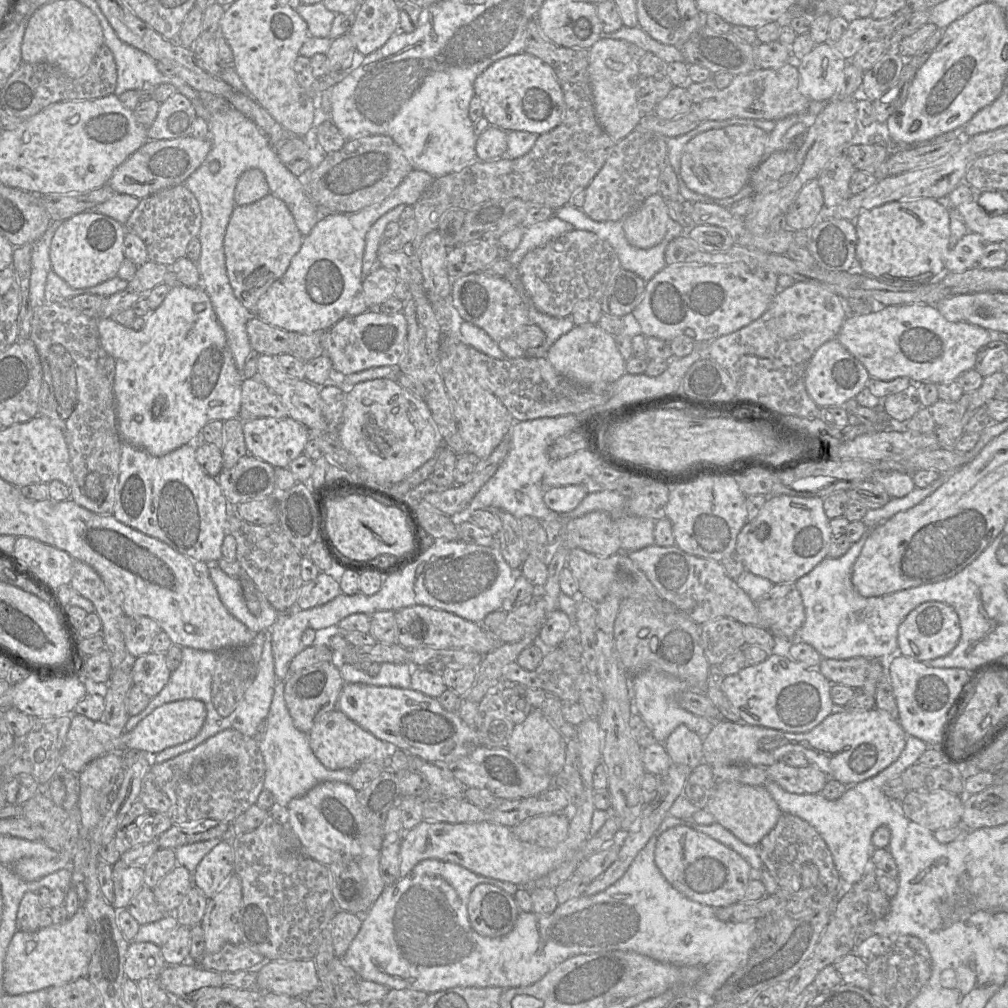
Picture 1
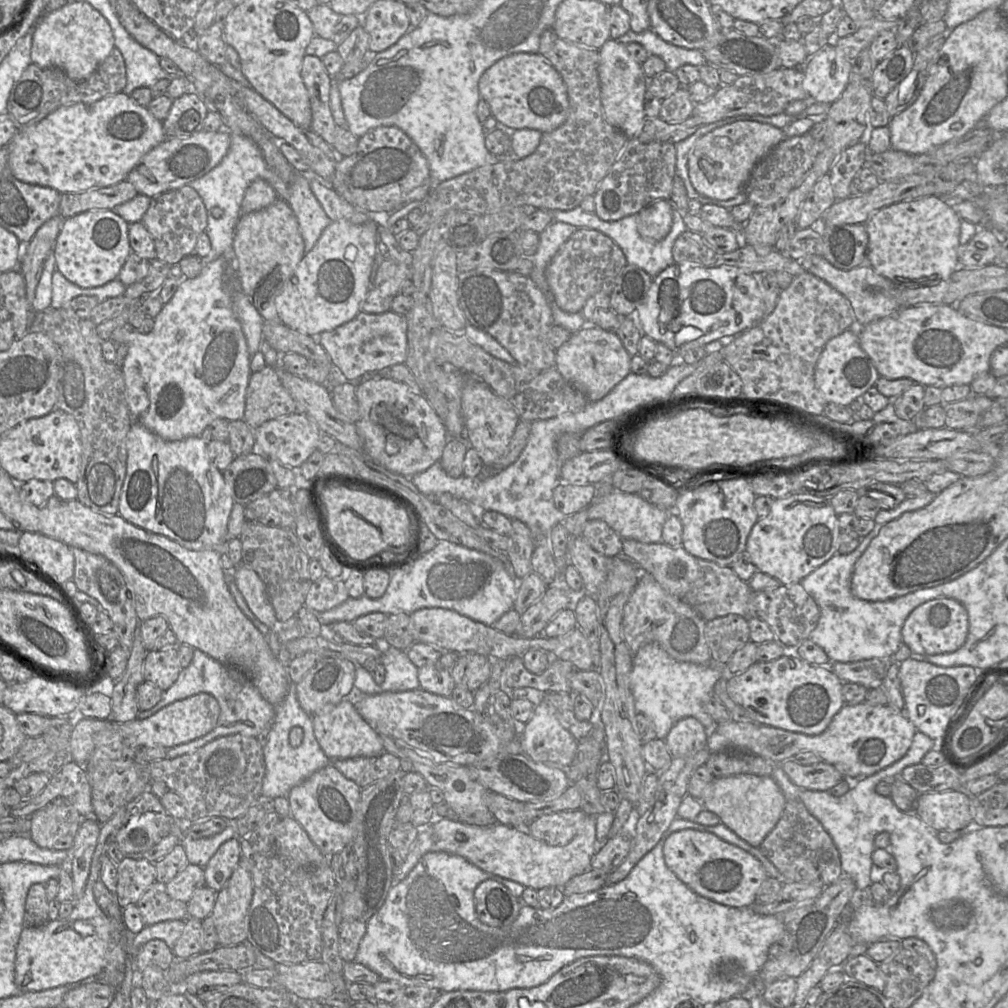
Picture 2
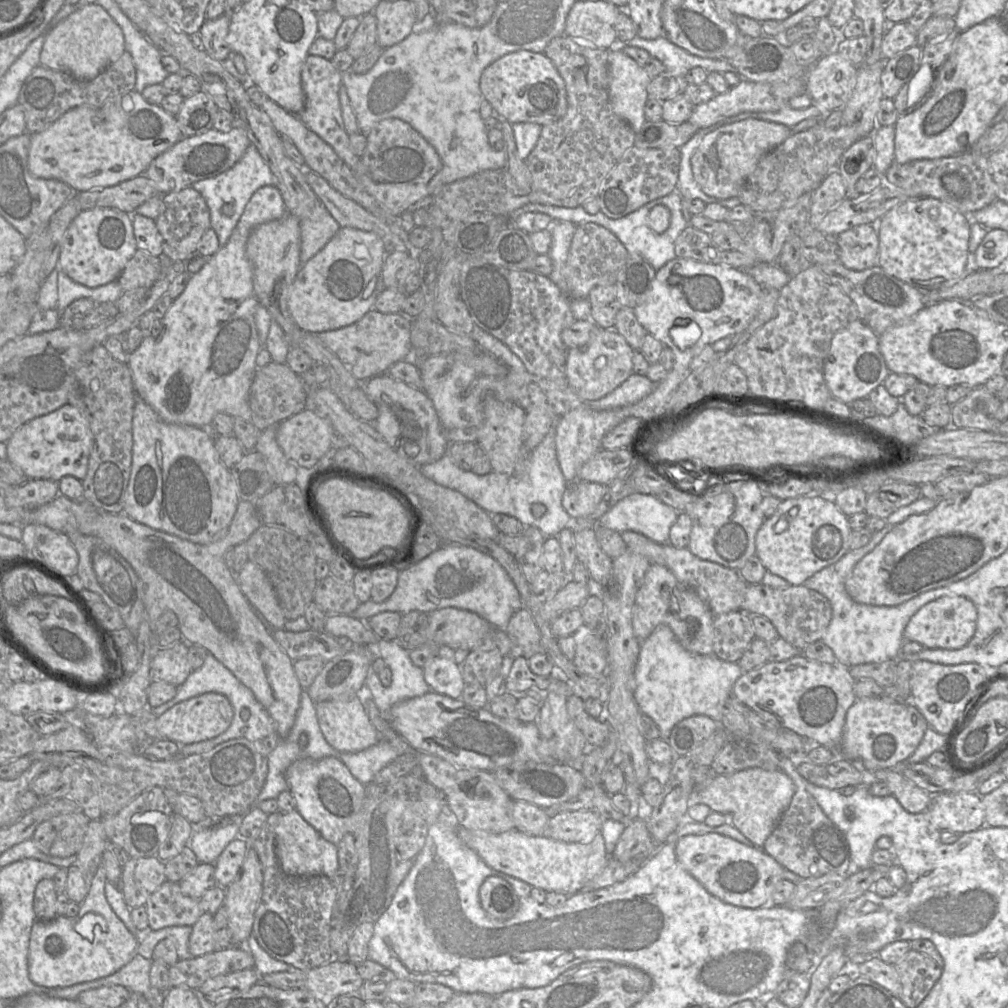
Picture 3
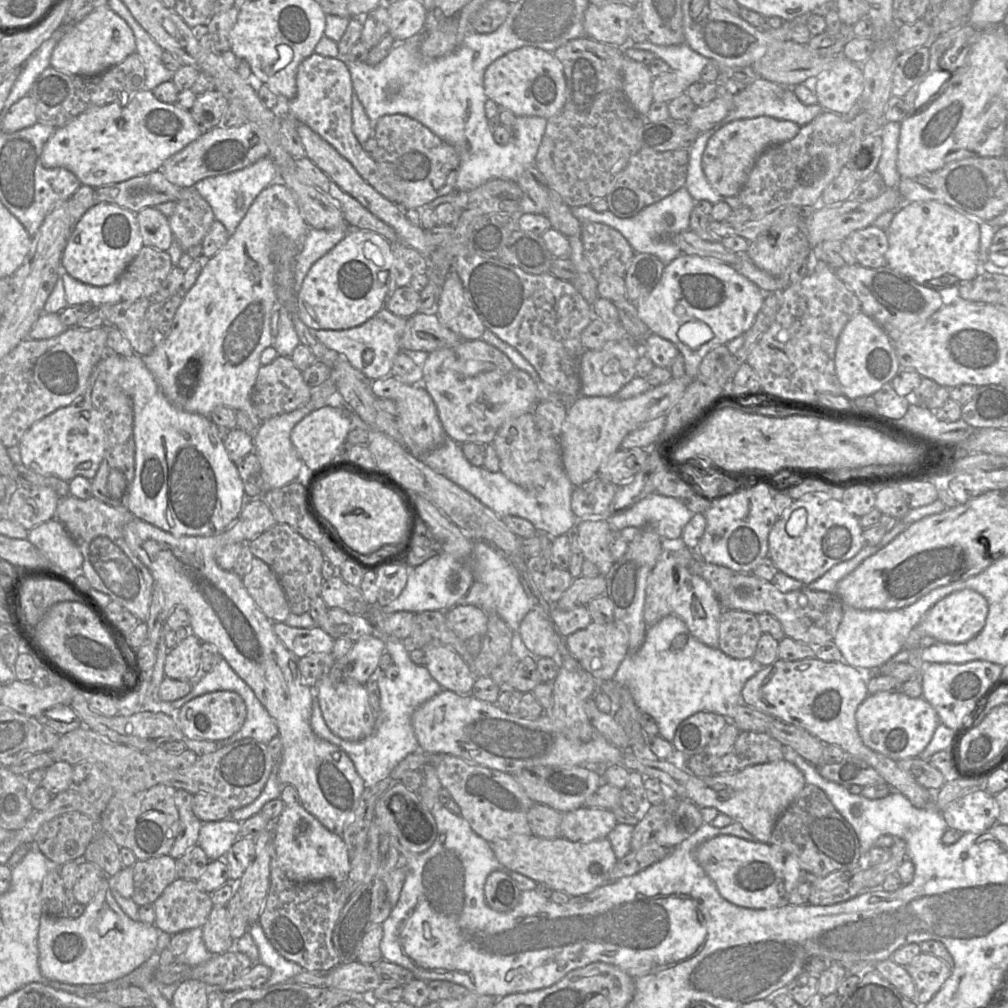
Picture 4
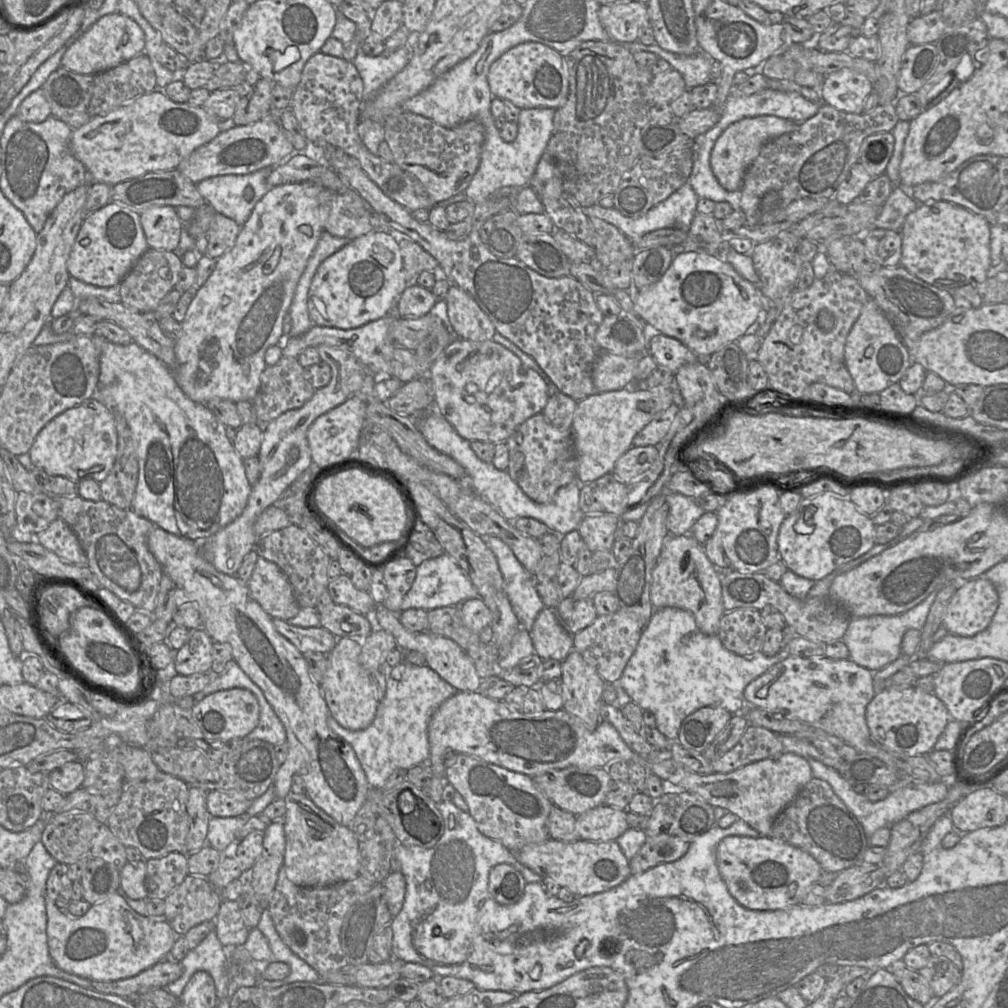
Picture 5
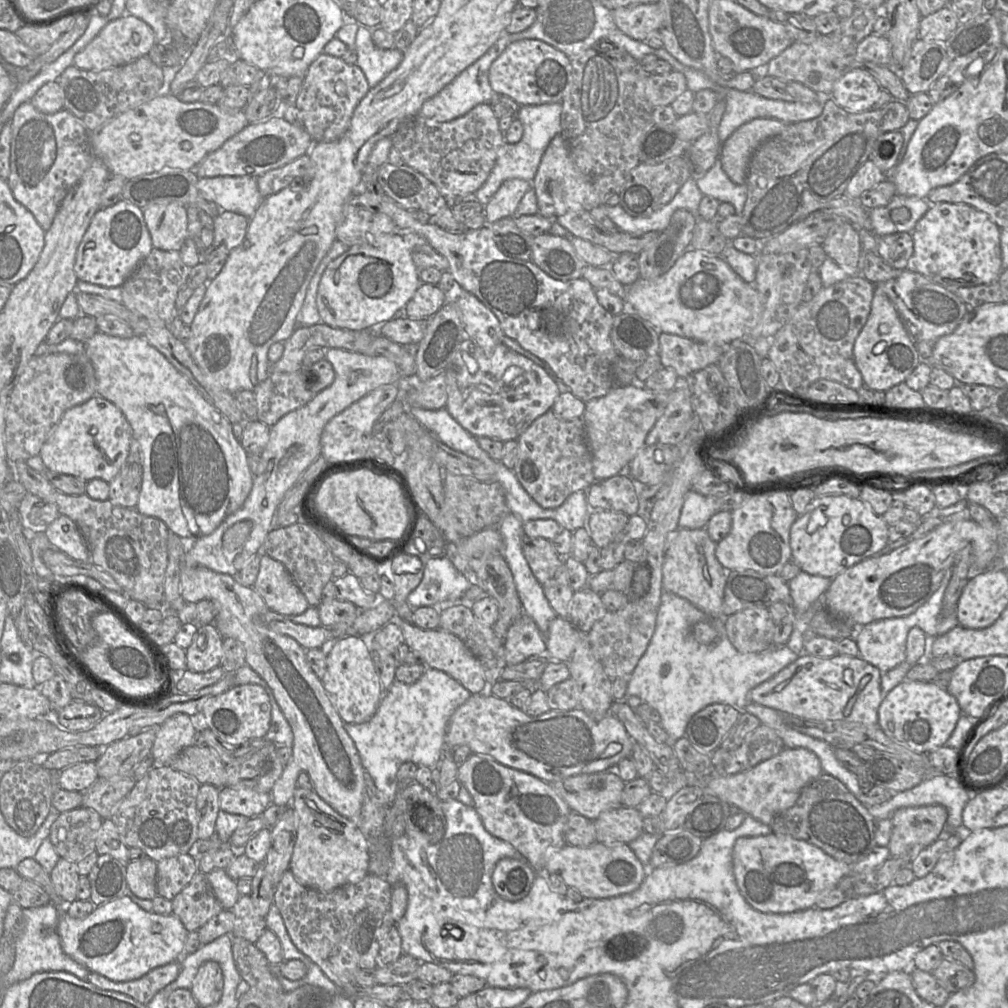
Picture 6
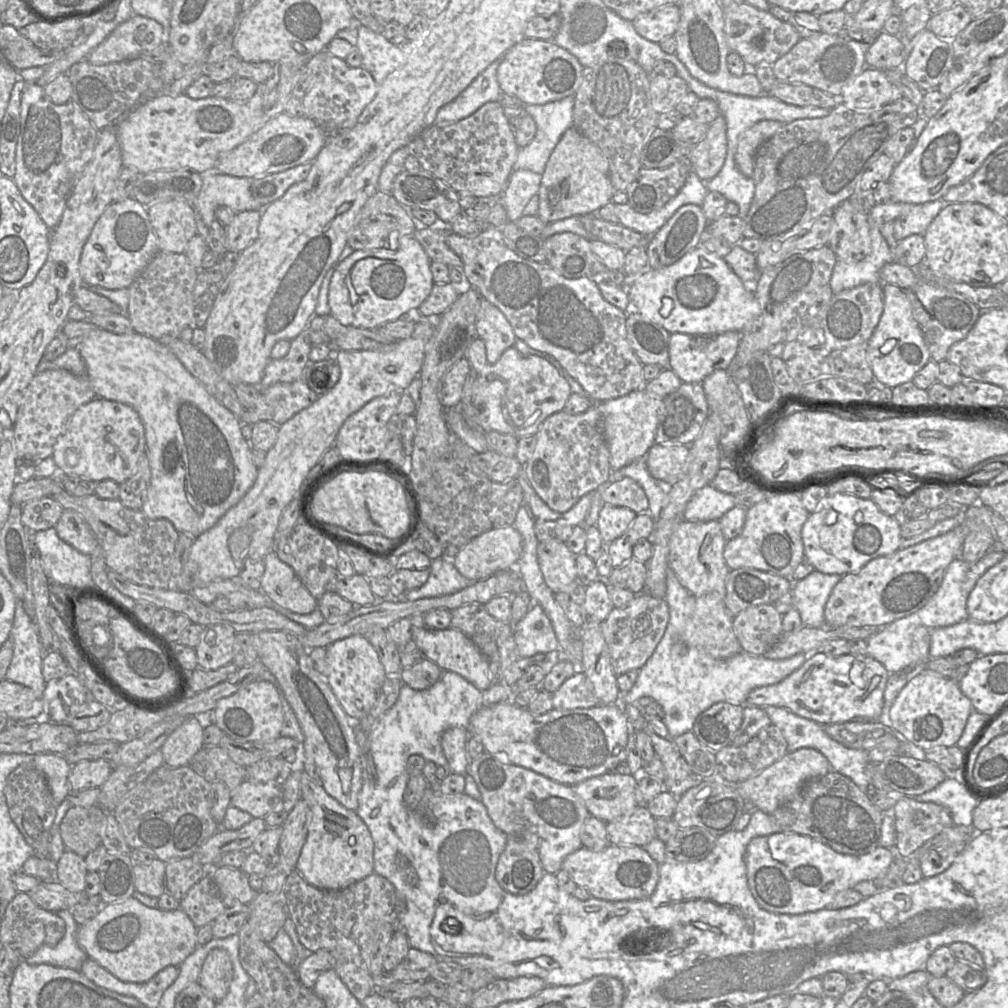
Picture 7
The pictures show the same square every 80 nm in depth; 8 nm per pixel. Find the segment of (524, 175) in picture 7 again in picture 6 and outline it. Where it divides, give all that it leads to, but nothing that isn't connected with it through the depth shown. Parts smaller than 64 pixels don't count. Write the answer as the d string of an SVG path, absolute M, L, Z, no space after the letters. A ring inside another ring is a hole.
M522 179L505 181L495 195L484 205L486 224L500 219L513 217L525 193L532 188L532 183Z

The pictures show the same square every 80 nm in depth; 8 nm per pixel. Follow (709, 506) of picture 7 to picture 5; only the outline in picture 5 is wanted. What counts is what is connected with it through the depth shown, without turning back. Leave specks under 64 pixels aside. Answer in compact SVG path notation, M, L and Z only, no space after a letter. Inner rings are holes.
M666 491L664 493L669 506L667 529L670 535L679 536L690 533L694 523L704 514L696 504L695 498Z

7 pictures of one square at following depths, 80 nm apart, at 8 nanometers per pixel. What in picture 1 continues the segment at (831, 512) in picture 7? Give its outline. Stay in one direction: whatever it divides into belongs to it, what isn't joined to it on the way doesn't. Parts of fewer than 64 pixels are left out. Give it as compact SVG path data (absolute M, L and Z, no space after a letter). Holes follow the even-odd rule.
M770 495L758 515L747 521L739 532L735 552L741 557L746 571L766 578L774 585L792 584L827 558L832 539L829 521L823 508L823 498Z

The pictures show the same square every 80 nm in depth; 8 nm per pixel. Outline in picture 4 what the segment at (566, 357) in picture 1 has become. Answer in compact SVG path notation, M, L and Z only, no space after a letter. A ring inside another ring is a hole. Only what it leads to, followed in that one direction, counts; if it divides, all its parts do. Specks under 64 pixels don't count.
M630 339L610 341L598 350L585 350L580 362L580 396L615 396L636 376L640 355L640 347Z

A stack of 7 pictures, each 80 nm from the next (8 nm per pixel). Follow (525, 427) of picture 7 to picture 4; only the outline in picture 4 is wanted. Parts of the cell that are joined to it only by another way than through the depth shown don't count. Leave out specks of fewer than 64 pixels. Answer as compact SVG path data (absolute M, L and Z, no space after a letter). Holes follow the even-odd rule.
M462 340L453 347L442 348L421 357L421 385L435 403L439 420L447 438L459 444L473 442L491 444L499 428L508 420L532 412L538 401L538 386L532 377L519 369L499 349L479 340Z

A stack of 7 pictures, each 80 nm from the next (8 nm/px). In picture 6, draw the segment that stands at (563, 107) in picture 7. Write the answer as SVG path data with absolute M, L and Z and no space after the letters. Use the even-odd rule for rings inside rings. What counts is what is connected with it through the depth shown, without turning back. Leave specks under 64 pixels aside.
M548 103L540 105L522 105L516 118L524 128L523 136L518 143L505 142L498 151L496 163L485 183L474 193L477 201L485 205L498 191L500 186L510 179L522 179L533 182L543 154L553 138L561 132L562 103Z

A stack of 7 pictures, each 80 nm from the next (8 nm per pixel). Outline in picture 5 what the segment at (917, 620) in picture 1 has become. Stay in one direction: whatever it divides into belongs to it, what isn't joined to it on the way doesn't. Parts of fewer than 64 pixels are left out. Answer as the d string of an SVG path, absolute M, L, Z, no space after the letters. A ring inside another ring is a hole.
M969 579L951 597L942 626L948 633L973 636L988 627L998 604L998 593L988 579Z

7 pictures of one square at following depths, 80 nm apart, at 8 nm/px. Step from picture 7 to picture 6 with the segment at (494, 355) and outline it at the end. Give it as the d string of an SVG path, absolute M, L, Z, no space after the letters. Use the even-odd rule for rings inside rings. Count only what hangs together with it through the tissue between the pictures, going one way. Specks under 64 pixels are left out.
M461 291L457 301L467 338L480 346L486 357L491 357L495 347L505 336L497 317L473 294Z

